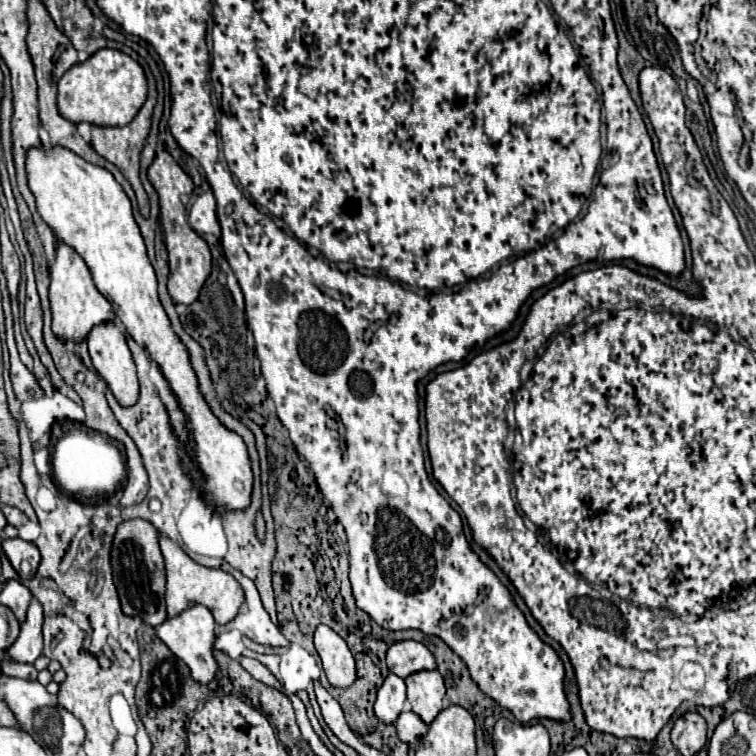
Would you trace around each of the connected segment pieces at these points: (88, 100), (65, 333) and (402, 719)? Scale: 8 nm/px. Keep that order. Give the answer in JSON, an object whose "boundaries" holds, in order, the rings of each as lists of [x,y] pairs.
{"boundaries":[[[[102,48],[86,62],[74,64],[58,80],[58,110],[70,122],[90,122],[100,126],[126,126],[142,108],[148,92],[148,80],[144,68],[128,54]]],[[[68,244],[56,246],[56,260],[50,268],[50,280],[52,330],[64,342],[80,342],[88,336],[92,326],[114,318],[110,302],[98,292],[98,288],[94,288],[86,262],[78,260],[78,252],[74,252],[74,248],[70,248]]],[[[404,710],[396,720],[396,730],[398,730],[398,736],[402,742],[412,744],[412,742],[420,740],[422,736],[426,736],[428,724],[424,720],[418,720],[418,716],[414,716],[412,710]]]]}

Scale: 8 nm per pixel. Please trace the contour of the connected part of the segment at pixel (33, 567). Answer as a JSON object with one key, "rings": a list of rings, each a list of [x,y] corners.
{"rings":[[[10,538],[10,540],[4,540],[2,548],[22,580],[28,580],[34,576],[40,564],[40,552],[32,542],[26,542],[22,538]]]}

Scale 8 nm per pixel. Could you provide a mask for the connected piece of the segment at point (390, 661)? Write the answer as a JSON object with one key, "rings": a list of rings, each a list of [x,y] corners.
{"rings":[[[416,640],[394,642],[386,652],[386,664],[392,674],[406,678],[420,670],[434,670],[436,662],[432,652]]]}

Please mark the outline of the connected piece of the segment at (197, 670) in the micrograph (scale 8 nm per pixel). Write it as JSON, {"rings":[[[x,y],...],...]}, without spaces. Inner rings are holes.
{"rings":[[[196,604],[196,606],[188,608],[188,610],[184,610],[182,614],[174,616],[174,618],[168,618],[164,624],[160,624],[156,628],[156,634],[178,658],[182,658],[182,662],[190,668],[192,678],[198,684],[208,684],[208,682],[214,680],[214,676],[218,672],[218,662],[214,660],[216,620],[214,620],[212,612],[206,606]]]}

